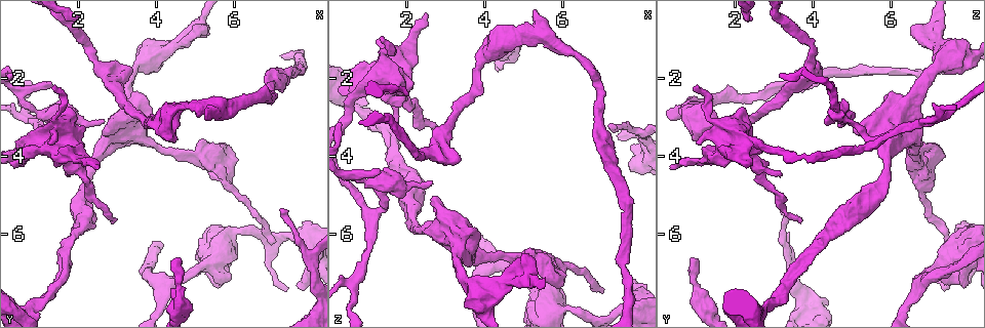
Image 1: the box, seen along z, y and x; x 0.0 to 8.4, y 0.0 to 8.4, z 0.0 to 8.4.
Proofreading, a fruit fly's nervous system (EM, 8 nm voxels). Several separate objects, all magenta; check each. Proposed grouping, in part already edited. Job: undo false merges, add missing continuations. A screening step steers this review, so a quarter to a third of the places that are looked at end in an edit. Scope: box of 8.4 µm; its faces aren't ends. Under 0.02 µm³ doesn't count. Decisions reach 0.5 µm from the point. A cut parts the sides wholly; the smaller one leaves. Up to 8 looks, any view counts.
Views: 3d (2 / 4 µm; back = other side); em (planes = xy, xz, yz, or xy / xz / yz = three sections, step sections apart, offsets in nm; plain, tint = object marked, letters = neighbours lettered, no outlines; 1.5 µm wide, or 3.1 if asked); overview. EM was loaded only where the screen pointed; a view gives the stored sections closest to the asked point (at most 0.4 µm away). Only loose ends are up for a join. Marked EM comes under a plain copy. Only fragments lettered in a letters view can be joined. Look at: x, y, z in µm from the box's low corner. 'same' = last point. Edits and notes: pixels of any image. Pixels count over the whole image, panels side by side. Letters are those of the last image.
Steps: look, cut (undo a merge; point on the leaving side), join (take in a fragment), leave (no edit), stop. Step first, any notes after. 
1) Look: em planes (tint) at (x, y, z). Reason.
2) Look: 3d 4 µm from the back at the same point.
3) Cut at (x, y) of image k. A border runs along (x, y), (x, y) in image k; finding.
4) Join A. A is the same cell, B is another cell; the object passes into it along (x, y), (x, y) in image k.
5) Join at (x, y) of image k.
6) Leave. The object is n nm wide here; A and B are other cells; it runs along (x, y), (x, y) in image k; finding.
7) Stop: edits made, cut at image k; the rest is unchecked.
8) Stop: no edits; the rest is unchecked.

Look: 3d 2 µm at (7.60, 7.40, 7.45). An open end.

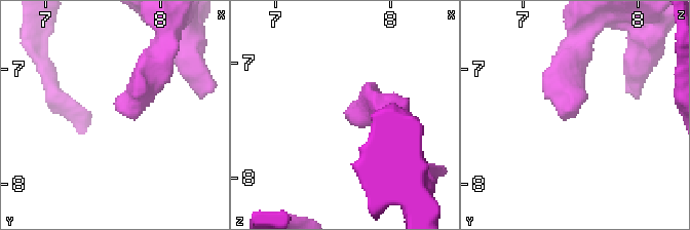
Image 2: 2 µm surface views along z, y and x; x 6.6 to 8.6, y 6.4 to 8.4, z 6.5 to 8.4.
Look: em planes (letters) at (7.60, 7.36, 7.40). Shape alone is not enough.

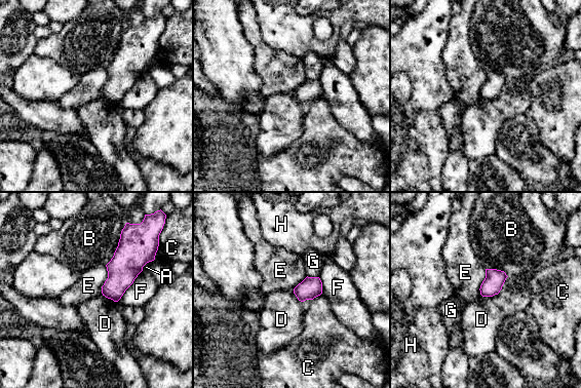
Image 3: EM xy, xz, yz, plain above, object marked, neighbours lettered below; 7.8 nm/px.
Leave. A, B, C, D, E, F, G and H are other cells; a border runs along (502, 288), (492, 296), (481, 296) in image 3; no lettered fragment goes on from it.

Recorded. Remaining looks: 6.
Look: em planes (letters) at (1.85, 4.45, 3.20). Free end.

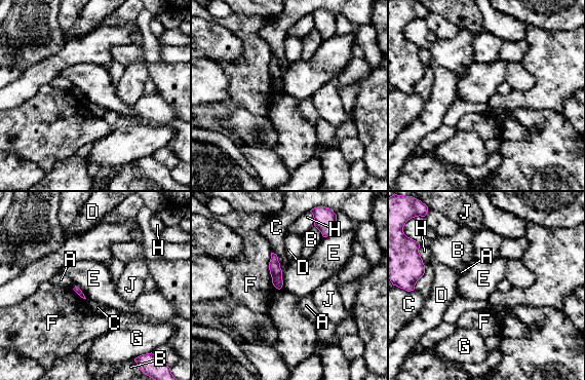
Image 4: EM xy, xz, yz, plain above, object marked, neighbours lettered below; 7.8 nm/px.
Leave. A, B, C, D, E, F, G, H and J are other cells; a border runs along (282, 273), (282, 286), (279, 289) in image 4; no lettered fragment goes on from it.

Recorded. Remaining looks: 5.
Look: em yz step 8 (letters) at (1.30, 2.20, 0.95). Tapers out.

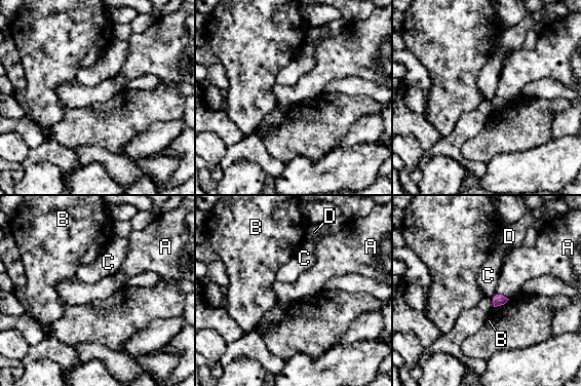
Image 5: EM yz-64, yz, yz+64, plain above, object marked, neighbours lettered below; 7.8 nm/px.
Leave. A, B, C and D are other cells; a border runs along (497, 294), (503, 295), (508, 299) in image 5; no lettered fragment goes on from it.

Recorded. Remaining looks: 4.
Look: 3d 2 µm at (4.55, 6.60, 0.90). Branch stops here.

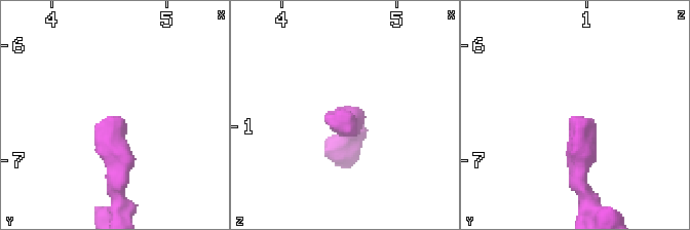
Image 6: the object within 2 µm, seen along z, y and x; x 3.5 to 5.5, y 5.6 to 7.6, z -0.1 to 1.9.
Look: em planes (letters) at (4.50, 6.60, 0.88). Shape alone is not enough.

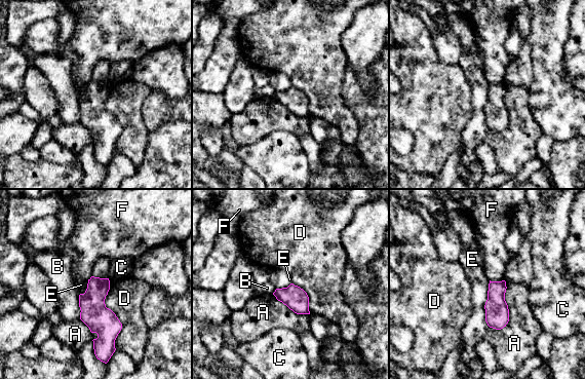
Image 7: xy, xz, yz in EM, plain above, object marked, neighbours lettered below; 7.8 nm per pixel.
Leave. A, B, C, D, E and F are other cells; a border runs along (490, 279), (503, 280) in image 7; no lettered fragment goes on from it.

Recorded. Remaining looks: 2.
Stop: no edits; the rest is unchecked.

